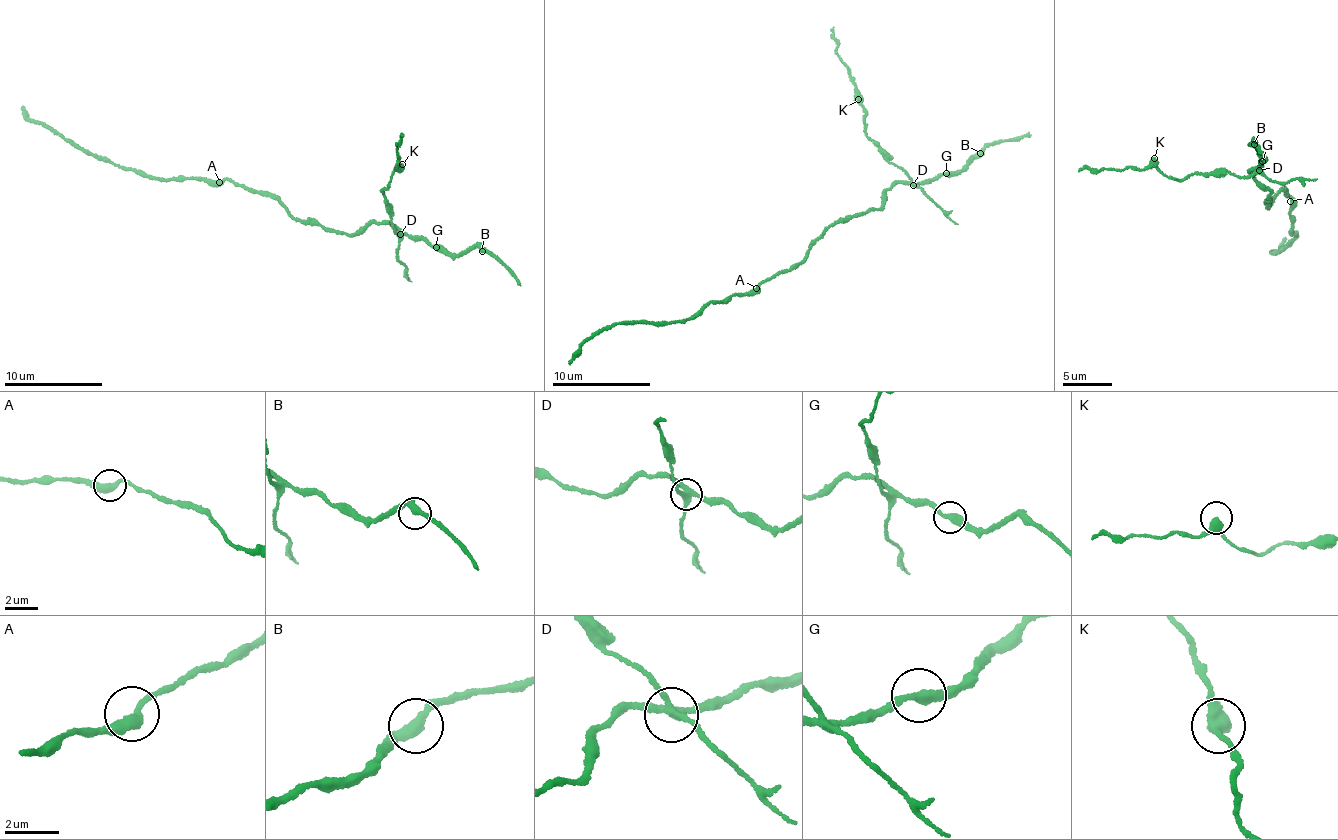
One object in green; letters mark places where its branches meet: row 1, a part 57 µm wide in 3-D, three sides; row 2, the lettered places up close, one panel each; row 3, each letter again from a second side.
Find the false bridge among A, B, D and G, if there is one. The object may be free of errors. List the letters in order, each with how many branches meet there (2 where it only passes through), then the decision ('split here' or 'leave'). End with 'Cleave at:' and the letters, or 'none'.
A: branches 2; leave
B: branches 2; leave
D: branches 4; split here
G: branches 2; leave
Cleave at: D

